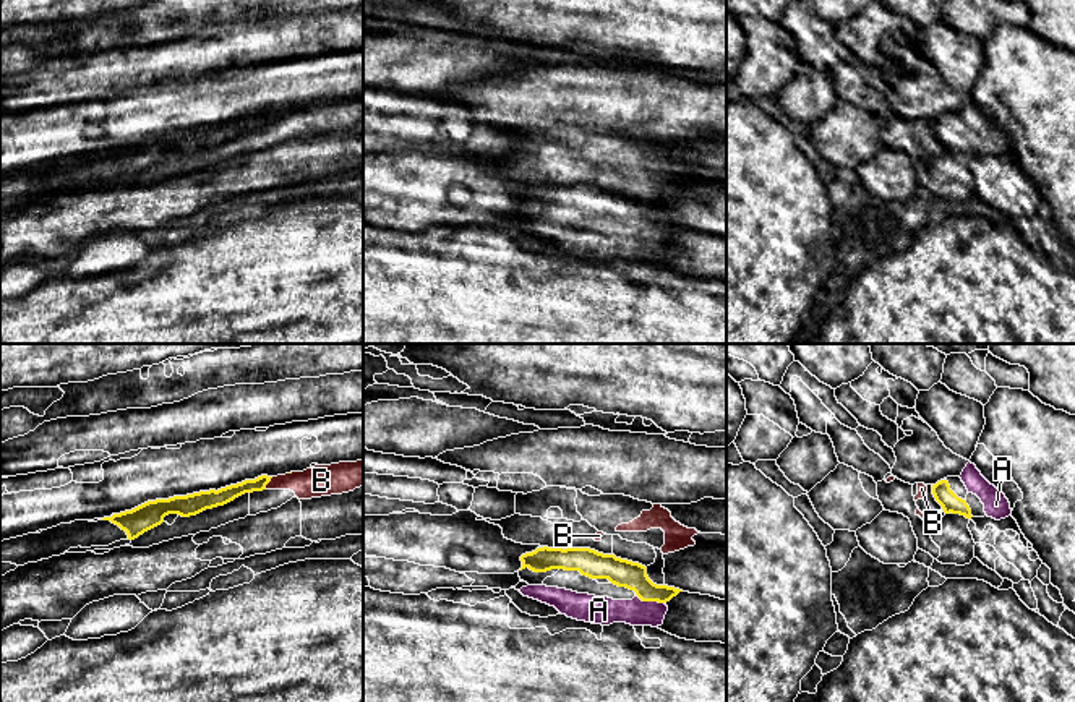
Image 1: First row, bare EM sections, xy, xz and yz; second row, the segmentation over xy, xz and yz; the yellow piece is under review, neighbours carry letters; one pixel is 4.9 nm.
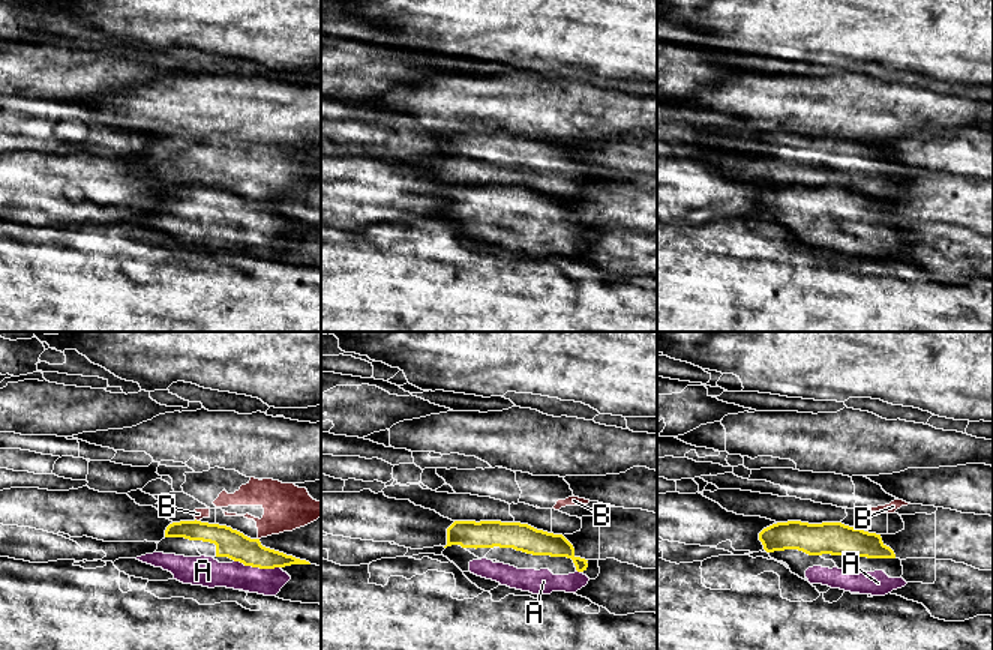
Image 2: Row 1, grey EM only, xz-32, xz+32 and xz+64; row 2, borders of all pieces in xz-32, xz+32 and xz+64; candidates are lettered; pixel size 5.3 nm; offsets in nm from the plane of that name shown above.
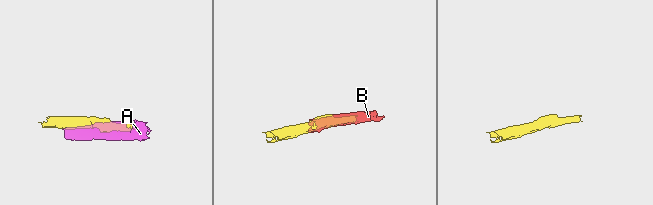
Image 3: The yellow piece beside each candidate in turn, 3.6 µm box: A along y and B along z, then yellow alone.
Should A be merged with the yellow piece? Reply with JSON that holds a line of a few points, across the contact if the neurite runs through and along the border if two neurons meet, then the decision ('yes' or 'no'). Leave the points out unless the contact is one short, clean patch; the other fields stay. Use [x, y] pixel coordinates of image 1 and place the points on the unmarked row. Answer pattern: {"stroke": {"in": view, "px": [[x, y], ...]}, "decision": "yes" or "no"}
{"decision": "yes"}

